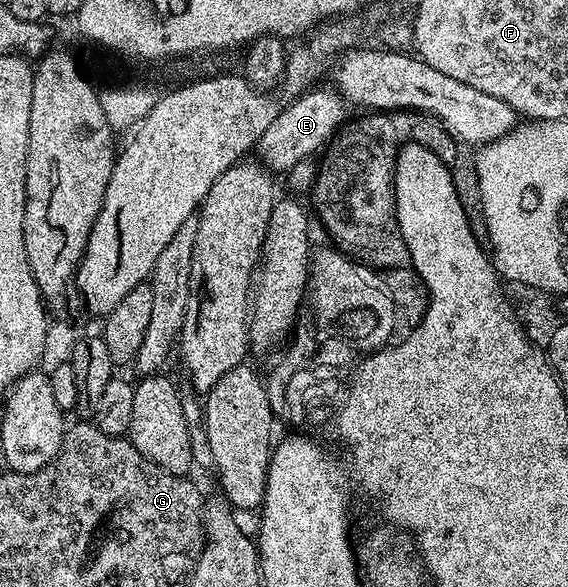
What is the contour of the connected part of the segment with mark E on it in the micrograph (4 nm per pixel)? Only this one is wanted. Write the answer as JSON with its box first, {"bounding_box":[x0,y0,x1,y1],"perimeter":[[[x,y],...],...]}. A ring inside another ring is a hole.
{"bounding_box":[257,89,348,173],"perimeter":[[[308,89],[302,95],[292,98],[291,103],[280,110],[279,115],[261,133],[257,144],[257,159],[272,173],[286,173],[297,165],[297,161],[310,159],[316,153],[322,152],[335,137],[335,132],[343,126],[348,118],[348,104],[342,95],[334,89],[315,91]],[[316,151],[316,153],[314,152]]]}

